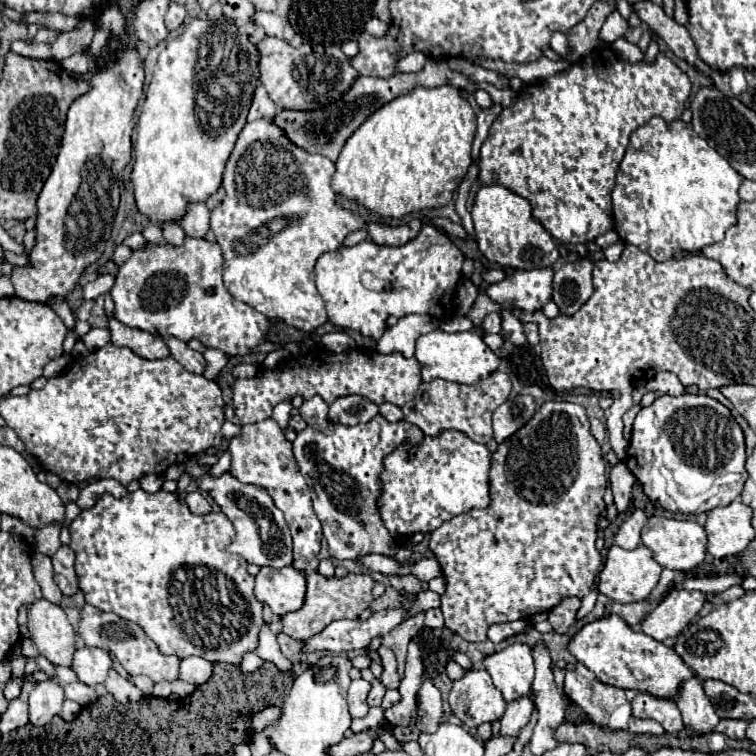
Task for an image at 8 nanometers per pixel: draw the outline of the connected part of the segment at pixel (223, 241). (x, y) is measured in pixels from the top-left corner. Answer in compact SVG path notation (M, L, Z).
M257 119L247 123L239 133L235 149L227 161L223 173L223 187L227 191L221 207L211 211L211 231L223 249L223 281L227 291L257 309L259 313L281 319L301 331L313 331L327 321L325 303L315 287L315 261L321 253L339 249L343 239L357 229L365 229L359 215L335 205L335 193L331 189L331 175L335 173L333 161L323 155L311 155L295 147L285 133L269 119Z

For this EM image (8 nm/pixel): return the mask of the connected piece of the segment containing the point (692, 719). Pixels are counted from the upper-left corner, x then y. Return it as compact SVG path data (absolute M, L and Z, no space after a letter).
M697 677L681 685L681 691L675 697L675 703L683 715L683 723L689 733L697 733L697 735L711 733L721 721L715 709L711 707L711 701L707 699L701 687L701 681Z

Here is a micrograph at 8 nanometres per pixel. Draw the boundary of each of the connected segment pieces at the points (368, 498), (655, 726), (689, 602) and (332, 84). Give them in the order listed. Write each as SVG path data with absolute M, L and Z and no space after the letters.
M317 395L305 399L299 413L307 427L297 431L293 453L311 489L313 509L323 525L323 535L329 543L331 557L337 561L357 559L369 553L395 557L399 545L391 539L387 527L383 527L377 509L381 491L379 475L383 471L383 459L399 445L407 443L411 447L411 455L415 455L415 447L423 441L423 431L405 419L391 423L383 415L375 415L371 421L355 427L331 423L327 419L327 403Z
M637 717L629 719L629 731L631 733L647 733L647 735L663 735L665 733L663 727L657 721L637 719Z
M671 591L641 623L641 631L657 641L677 637L703 609L707 595L701 591Z
M263 37L257 43L257 67L259 81L267 89L271 101L279 109L317 109L329 101L337 101L345 95L351 83L357 79L357 71L349 65L345 53L337 47L323 47L313 43L303 43L301 47L291 47L287 41L277 37Z

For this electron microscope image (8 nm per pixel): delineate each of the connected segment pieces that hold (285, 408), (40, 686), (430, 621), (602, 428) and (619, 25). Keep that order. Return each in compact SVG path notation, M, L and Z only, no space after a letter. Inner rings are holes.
M285 399L283 403L279 403L275 409L273 409L273 419L279 423L279 427L285 431L287 429L287 419L289 419L289 413L291 413L291 409L293 409L293 405L291 405L291 401L289 399Z
M55 681L35 683L33 691L29 693L29 723L33 727L47 725L63 705L63 689Z
M441 609L425 611L425 625L431 627L431 629L441 629L441 627L443 627L443 615L441 615Z
M592 419L590 420L590 429L593 436L602 444L607 434L605 423L599 419Z
M613 11L613 13L605 19L605 23L603 23L603 27L601 27L601 39L613 43L613 41L619 39L621 35L625 35L627 29L629 29L627 21L619 15L619 11Z

